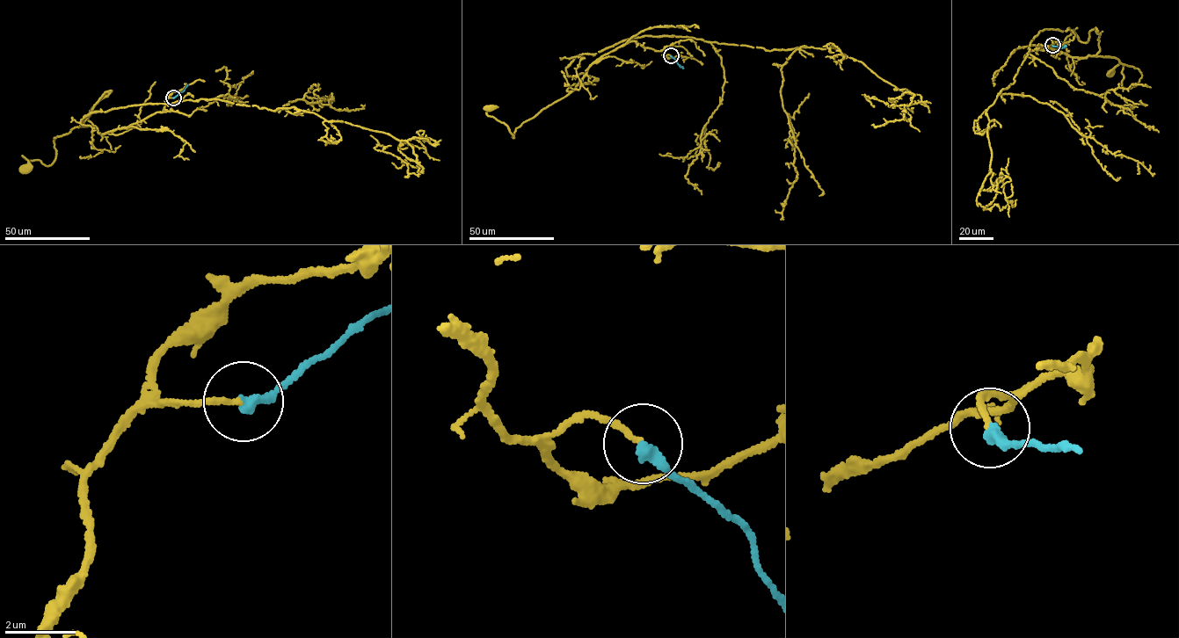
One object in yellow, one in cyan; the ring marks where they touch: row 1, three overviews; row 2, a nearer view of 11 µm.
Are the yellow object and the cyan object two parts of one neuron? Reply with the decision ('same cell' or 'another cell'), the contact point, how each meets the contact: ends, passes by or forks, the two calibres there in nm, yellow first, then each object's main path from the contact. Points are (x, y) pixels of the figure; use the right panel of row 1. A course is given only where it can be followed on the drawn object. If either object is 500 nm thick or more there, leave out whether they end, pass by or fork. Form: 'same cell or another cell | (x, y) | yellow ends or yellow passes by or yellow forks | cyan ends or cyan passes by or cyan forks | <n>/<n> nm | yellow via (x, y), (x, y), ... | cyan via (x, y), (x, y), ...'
same cell | (1052, 45) | yellow ends | cyan ends | 150/360 nm | yellow via (1052, 45), (1044, 50), (1037, 46), (1075, 57), (1115, 57), (1141, 77), (1124, 88), (1122, 64), (1109, 72) | cyan via (1052, 45), (1063, 47), (1066, 46)

